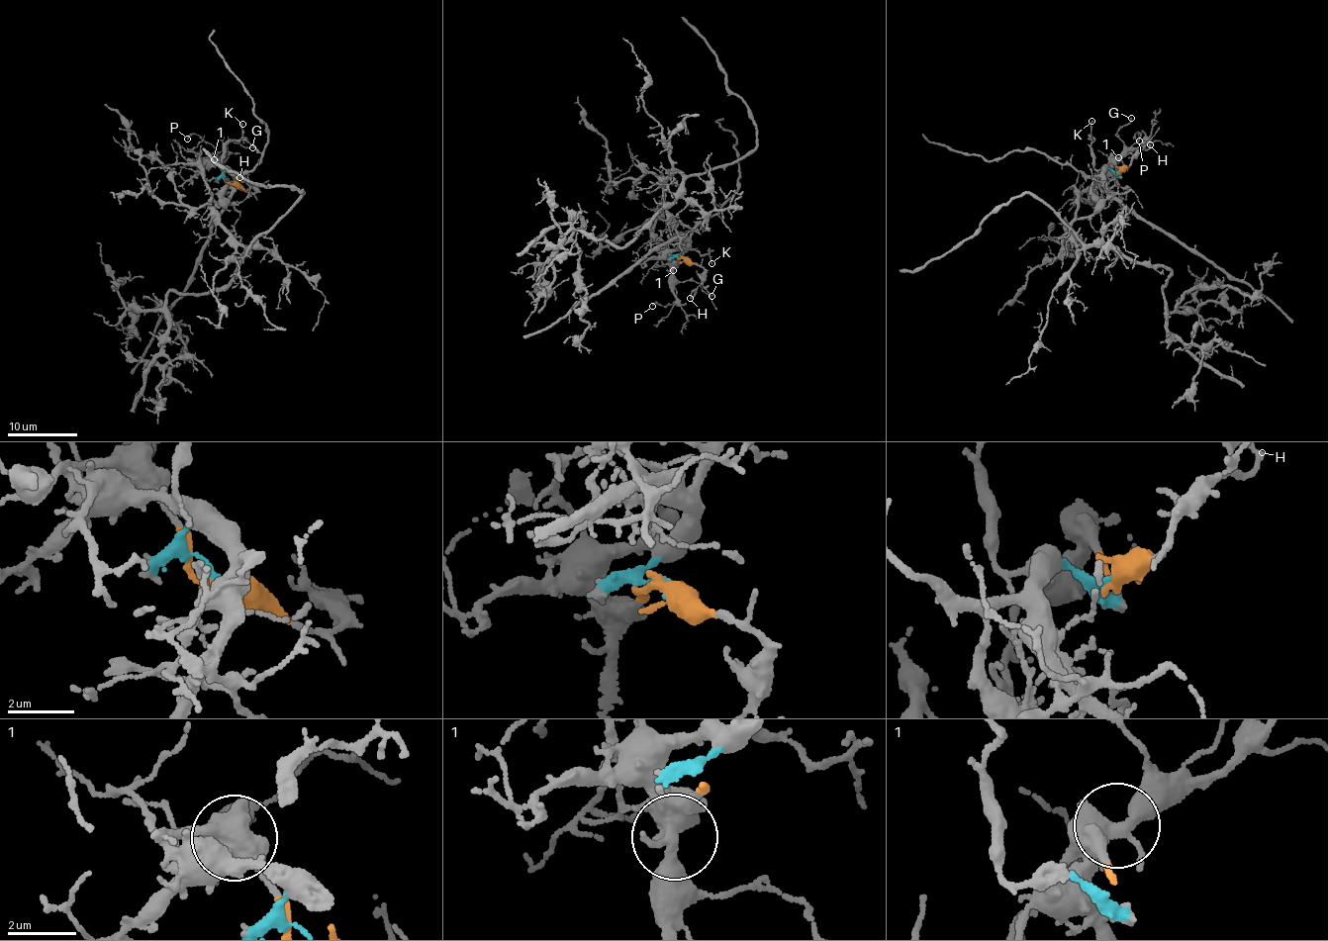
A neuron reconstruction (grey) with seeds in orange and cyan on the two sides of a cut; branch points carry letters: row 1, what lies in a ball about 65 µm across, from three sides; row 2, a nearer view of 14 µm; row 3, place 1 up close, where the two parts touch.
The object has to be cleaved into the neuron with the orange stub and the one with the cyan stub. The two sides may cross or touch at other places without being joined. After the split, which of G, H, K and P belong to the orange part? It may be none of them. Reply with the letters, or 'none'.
G, H, P

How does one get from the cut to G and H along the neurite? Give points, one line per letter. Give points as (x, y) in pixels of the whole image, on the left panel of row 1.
G: (232, 182), (225, 179), (215, 154), (234, 141), (252, 147)
H: (232, 182), (246, 191), (256, 191), (255, 185), (239, 177)

